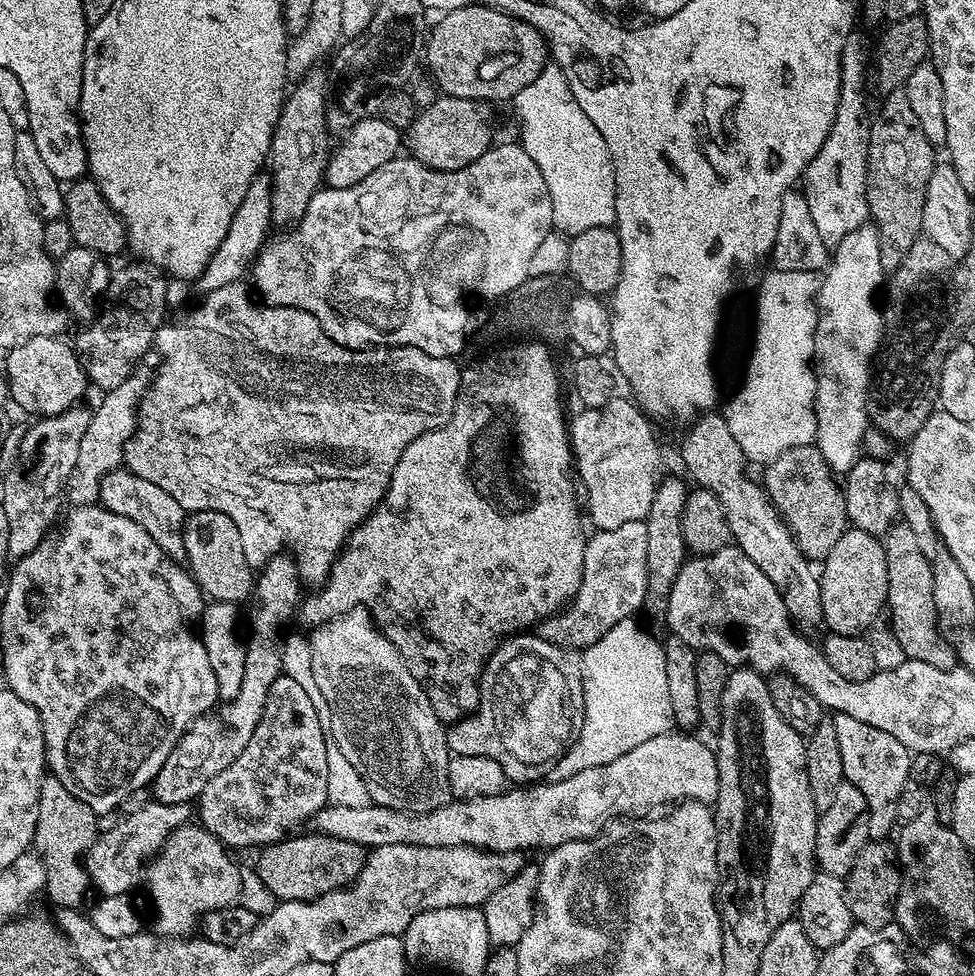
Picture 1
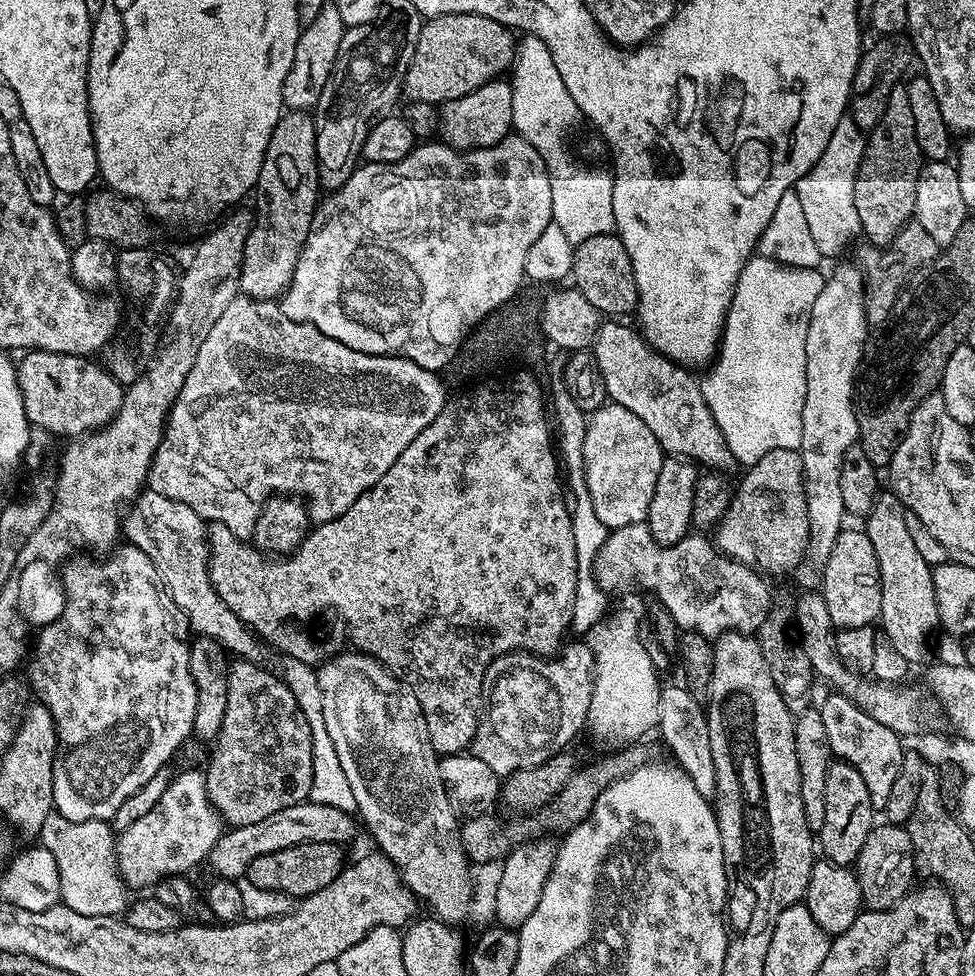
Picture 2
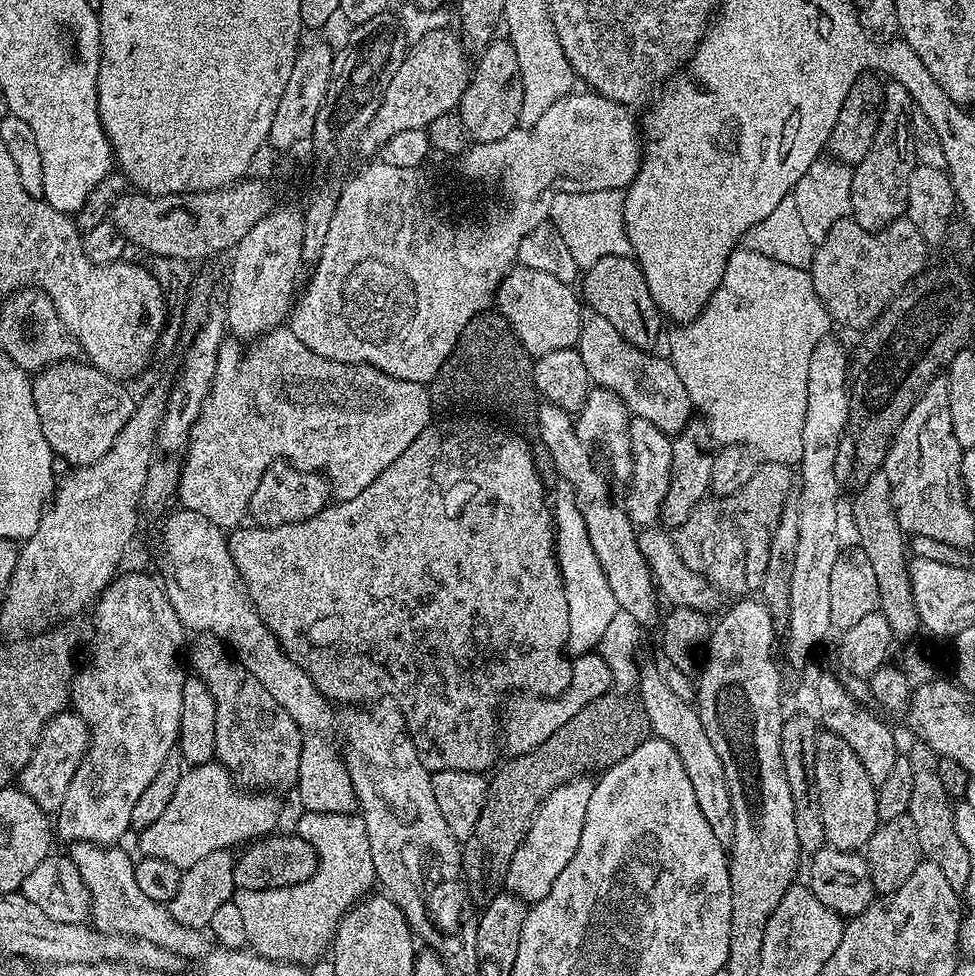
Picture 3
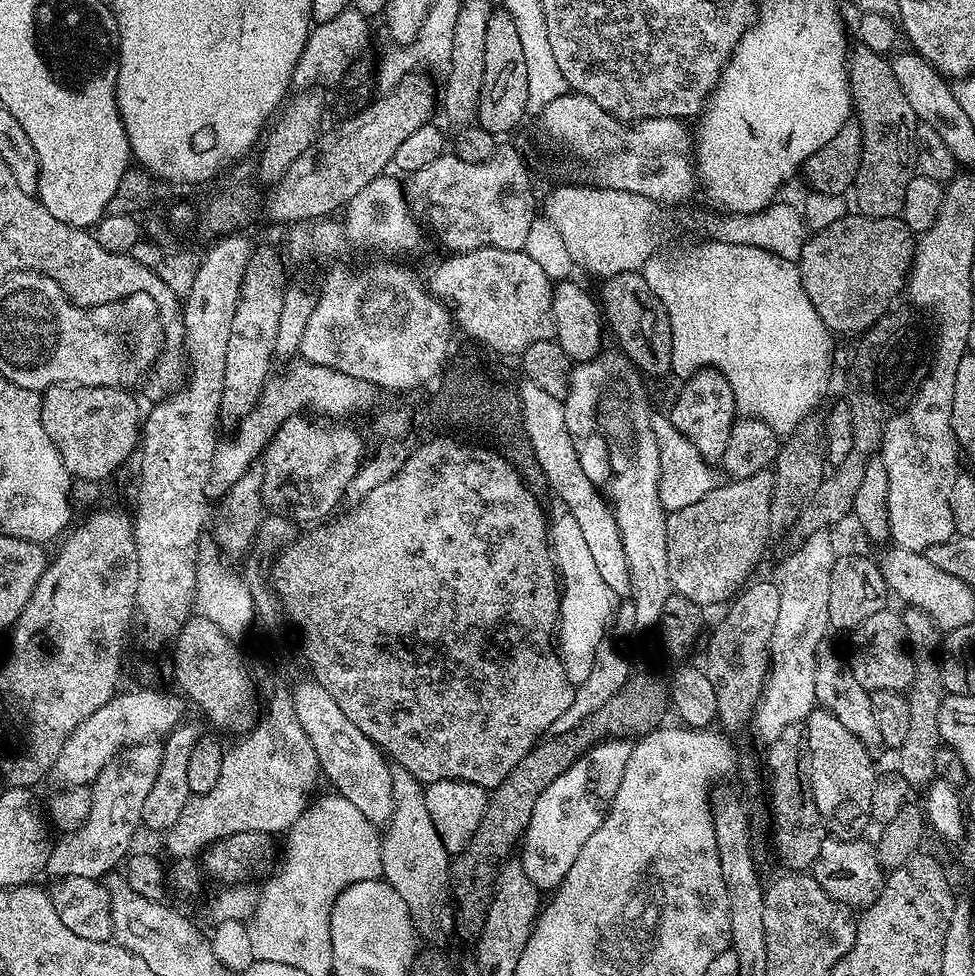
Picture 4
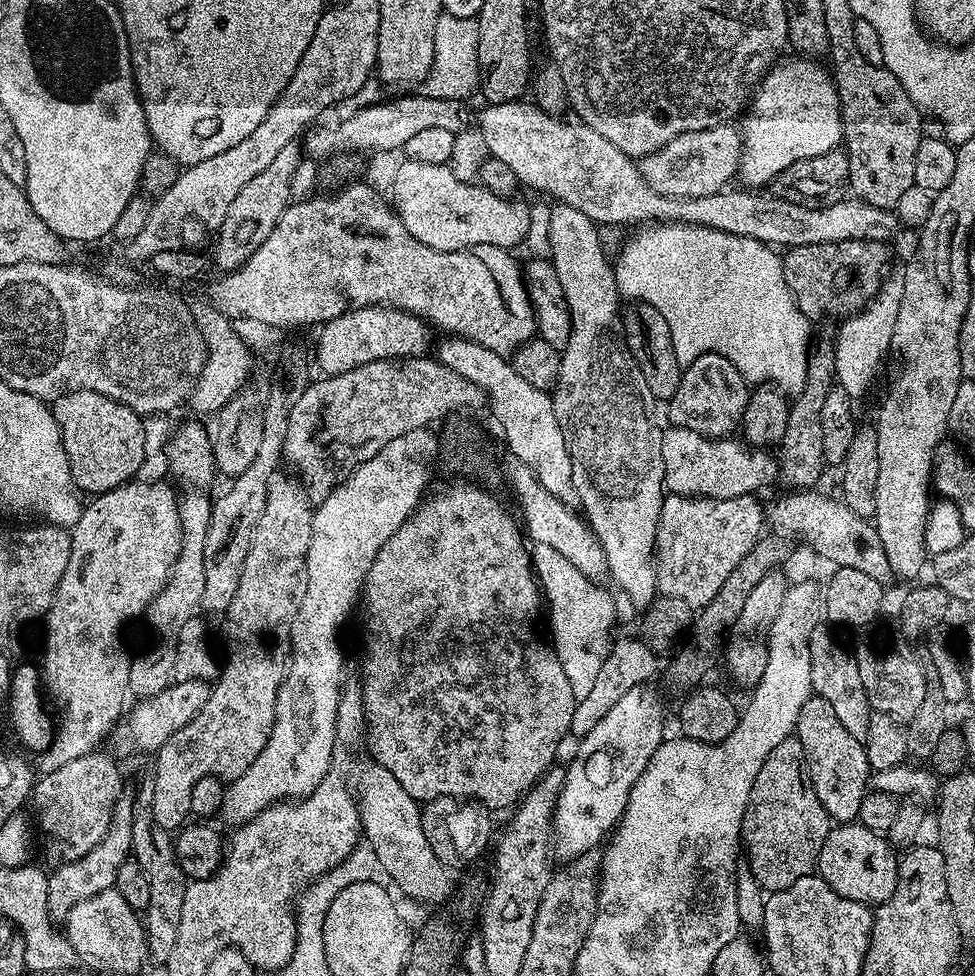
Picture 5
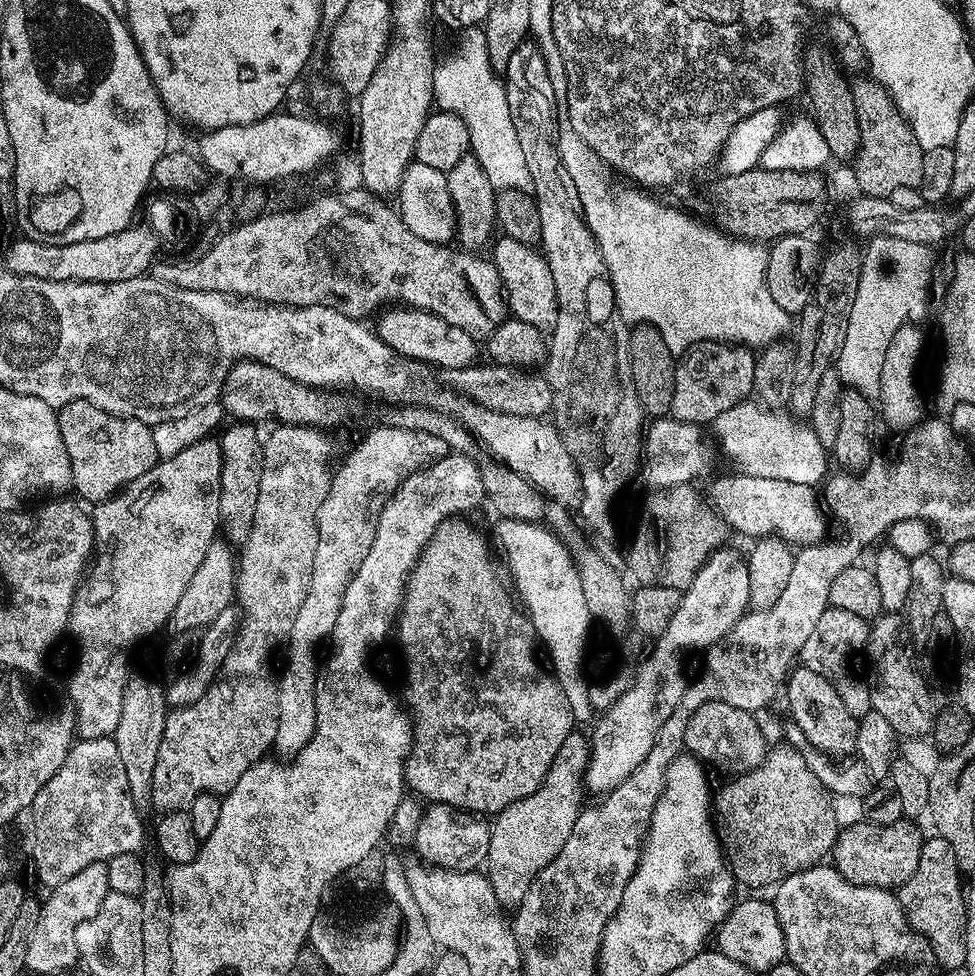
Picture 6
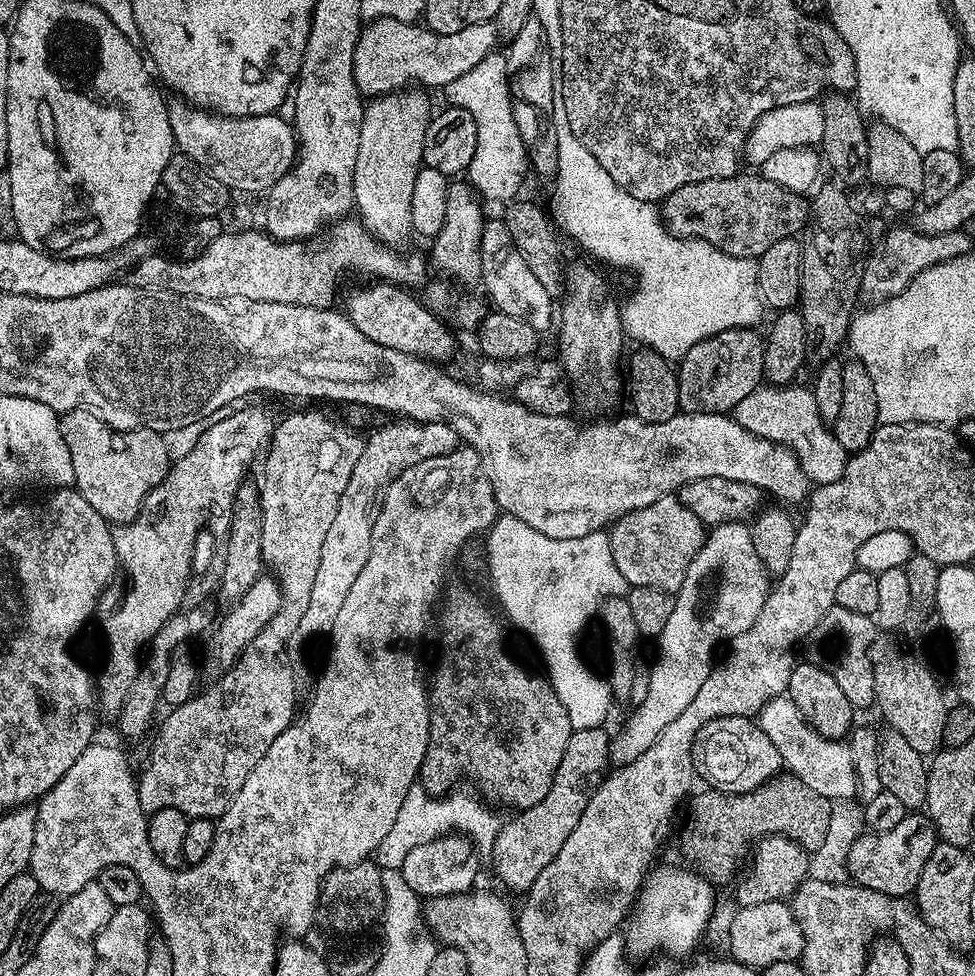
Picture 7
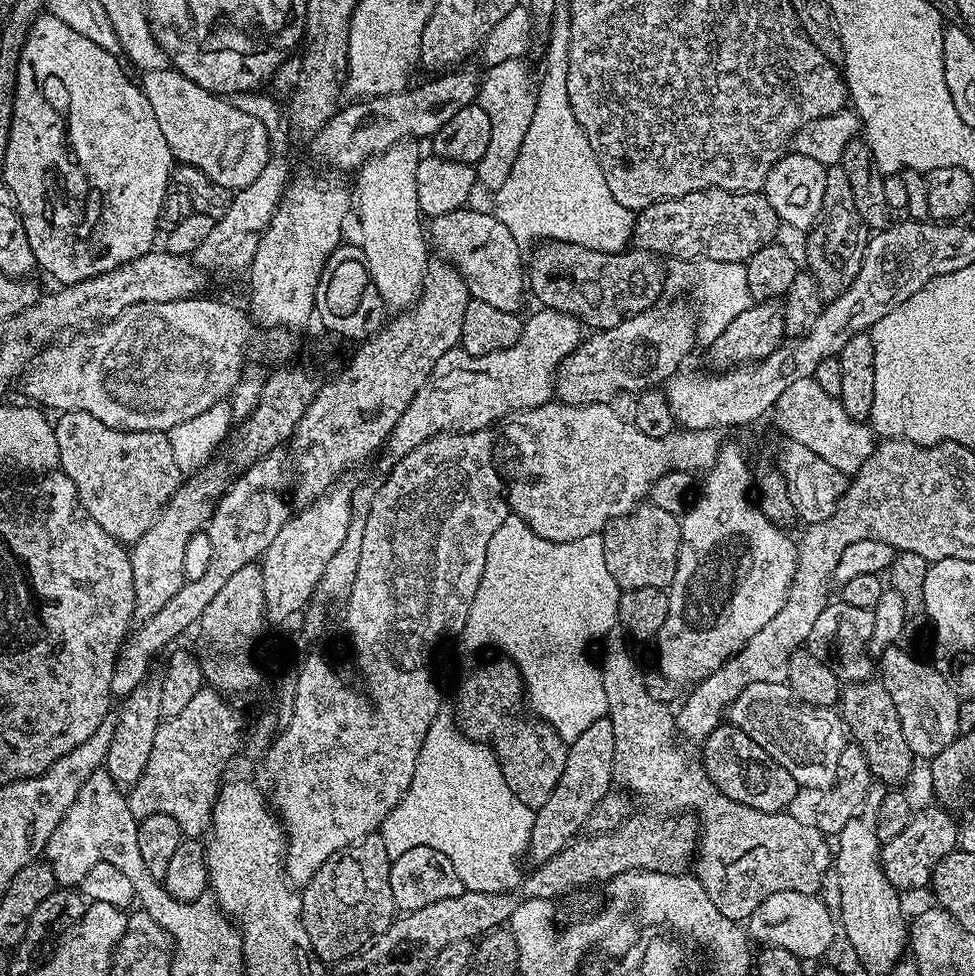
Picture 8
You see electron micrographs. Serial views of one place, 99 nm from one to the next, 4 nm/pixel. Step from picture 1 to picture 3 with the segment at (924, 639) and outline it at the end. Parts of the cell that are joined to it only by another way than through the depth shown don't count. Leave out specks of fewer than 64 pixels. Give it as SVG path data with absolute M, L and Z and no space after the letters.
M878 471L863 481L864 485L852 500L852 520L856 523L856 536L859 547L863 548L866 558L874 566L878 578L879 612L890 622L892 635L897 641L908 640L915 632L921 631L920 614L914 604L914 594L910 586L910 548L906 534L896 517L890 478L884 471Z

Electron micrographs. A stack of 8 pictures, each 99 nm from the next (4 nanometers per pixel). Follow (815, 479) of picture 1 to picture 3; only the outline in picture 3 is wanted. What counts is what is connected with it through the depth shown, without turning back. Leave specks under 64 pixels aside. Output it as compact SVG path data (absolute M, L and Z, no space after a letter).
M764 462L742 490L734 490L729 496L705 498L674 532L676 549L686 566L706 577L721 593L733 592L736 598L755 593L755 588L763 589L766 564L770 562L770 540L791 492L793 495L793 469L782 462Z

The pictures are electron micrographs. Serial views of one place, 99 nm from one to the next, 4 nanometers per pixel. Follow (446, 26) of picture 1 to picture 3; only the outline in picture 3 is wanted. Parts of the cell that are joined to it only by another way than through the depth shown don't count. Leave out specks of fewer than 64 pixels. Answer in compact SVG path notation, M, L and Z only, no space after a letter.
M447 27L436 29L413 43L405 52L402 66L398 66L398 74L394 74L394 78L390 78L390 86L386 86L386 94L382 98L382 106L378 106L378 114L374 114L370 126L359 138L359 147L362 146L366 151L375 153L386 142L390 142L394 134L402 134L402 130L427 129L434 118L459 109L460 99L472 78L473 69L470 67L470 60L468 64L470 52L463 39L455 31L452 31L453 33L450 31Z

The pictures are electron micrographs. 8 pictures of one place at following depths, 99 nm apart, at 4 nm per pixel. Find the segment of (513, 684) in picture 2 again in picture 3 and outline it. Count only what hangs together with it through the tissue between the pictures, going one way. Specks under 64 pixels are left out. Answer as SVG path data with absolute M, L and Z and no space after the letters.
M593 650L577 655L572 660L572 677L570 678L570 686L555 698L545 699L537 708L532 708L528 712L528 708L524 704L520 704L508 717L502 720L502 744L509 748L509 753L519 754L521 752L529 752L534 750L542 742L546 742L546 738L550 738L550 734L554 734L554 730L558 730L558 726L566 726L566 722L570 722L570 718L574 718L574 714L578 714L578 710L582 710L582 706L590 706L590 702L594 702L594 698L602 698L607 692L613 691L612 671L610 666L601 658L599 651Z

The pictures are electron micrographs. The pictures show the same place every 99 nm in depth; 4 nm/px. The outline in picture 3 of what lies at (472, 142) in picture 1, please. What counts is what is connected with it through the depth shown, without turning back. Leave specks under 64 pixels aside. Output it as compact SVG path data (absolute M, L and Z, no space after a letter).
M496 38L488 47L479 53L480 61L475 61L472 78L460 99L459 116L465 126L467 135L477 144L498 142L498 138L506 138L510 130L521 127L522 114L522 74L518 70L518 54L514 54L514 46L507 39Z

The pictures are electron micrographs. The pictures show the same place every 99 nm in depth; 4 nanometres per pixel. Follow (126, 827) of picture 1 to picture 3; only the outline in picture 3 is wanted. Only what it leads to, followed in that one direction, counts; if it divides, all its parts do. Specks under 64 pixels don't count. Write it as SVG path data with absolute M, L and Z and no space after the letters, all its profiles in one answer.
M219 762L189 767L181 771L178 790L174 790L170 806L166 806L166 810L139 833L139 851L146 856L166 858L181 870L194 866L194 862L202 862L202 858L206 858L206 854L214 854L214 850L232 850L235 849L235 844L243 845L253 838L273 833L277 829L276 823L280 820L280 804L272 796L275 795L268 790L252 791L241 786L233 779L231 772Z

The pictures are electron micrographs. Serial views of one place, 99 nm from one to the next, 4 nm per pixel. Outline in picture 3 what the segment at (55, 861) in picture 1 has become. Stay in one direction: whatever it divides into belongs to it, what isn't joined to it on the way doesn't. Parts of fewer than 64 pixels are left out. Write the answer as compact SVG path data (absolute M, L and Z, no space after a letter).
M76 842L71 845L70 855L74 866L78 866L78 874L82 874L82 882L86 882L86 890L92 899L91 919L101 929L111 930L121 936L130 936L134 940L142 940L146 944L155 944L165 952L180 956L200 956L208 944L195 928L182 926L182 922L174 922L163 904L156 904L146 898L145 892L138 887L134 878L134 860L120 849L120 846L102 844L86 844Z

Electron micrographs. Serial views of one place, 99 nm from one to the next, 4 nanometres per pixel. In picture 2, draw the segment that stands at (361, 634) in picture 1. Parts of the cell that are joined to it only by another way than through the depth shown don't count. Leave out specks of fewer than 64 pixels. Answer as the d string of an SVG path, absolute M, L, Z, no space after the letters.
M345 650L340 655L333 656L332 659L319 665L316 672L316 686L318 696L321 696L319 719L326 722L326 734L330 734L330 742L334 742L334 750L338 750L338 762L342 762L342 770L346 770L346 778L350 781L350 790L354 790L356 812L362 822L362 819L364 819L369 834L376 839L375 847L383 852L385 858L400 871L400 878L404 881L404 885L411 890L413 896L423 907L425 904L432 911L429 913L435 919L441 920L444 924L460 926L460 923L472 912L472 876L468 873L470 861L468 855L464 853L464 847L460 844L458 816L450 806L450 798L446 794L446 786L442 782L442 774L440 773L440 756L432 748L424 711L414 694L414 690L410 685L405 684L395 672L391 672L381 660L375 660L372 656L365 656L359 650Z

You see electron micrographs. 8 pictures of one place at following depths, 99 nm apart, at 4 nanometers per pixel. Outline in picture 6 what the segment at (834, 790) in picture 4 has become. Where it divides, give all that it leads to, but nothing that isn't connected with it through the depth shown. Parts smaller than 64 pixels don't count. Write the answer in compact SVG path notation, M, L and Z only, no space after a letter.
M803 666L793 667L788 673L786 692L788 688L788 712L796 723L798 731L804 735L806 743L822 757L836 758L834 756L851 757L856 751L856 725L857 717L846 710L842 698L826 678L814 674L814 670Z

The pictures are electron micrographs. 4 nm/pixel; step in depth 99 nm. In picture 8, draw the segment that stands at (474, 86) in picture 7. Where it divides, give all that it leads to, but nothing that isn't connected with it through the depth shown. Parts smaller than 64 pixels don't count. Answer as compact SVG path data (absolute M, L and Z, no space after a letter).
M523 59L498 62L487 69L488 73L483 73L478 103L490 118L490 143L486 154L482 154L474 166L481 189L495 190L502 186L502 182L506 182L510 170L514 170L514 158L518 158L518 150L522 150L522 138L526 138L530 118L534 118L536 84L524 63Z

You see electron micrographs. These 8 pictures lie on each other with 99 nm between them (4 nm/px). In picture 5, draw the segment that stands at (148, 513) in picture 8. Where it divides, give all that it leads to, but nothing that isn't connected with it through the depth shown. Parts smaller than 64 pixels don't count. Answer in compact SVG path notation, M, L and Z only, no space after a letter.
M79 388L76 392L66 392L51 405L54 418L60 427L62 446L66 450L66 458L70 462L70 470L77 488L84 494L109 492L120 484L133 479L138 466L142 464L144 453L144 420L130 406L121 400L110 398L106 394L98 394L94 390Z

